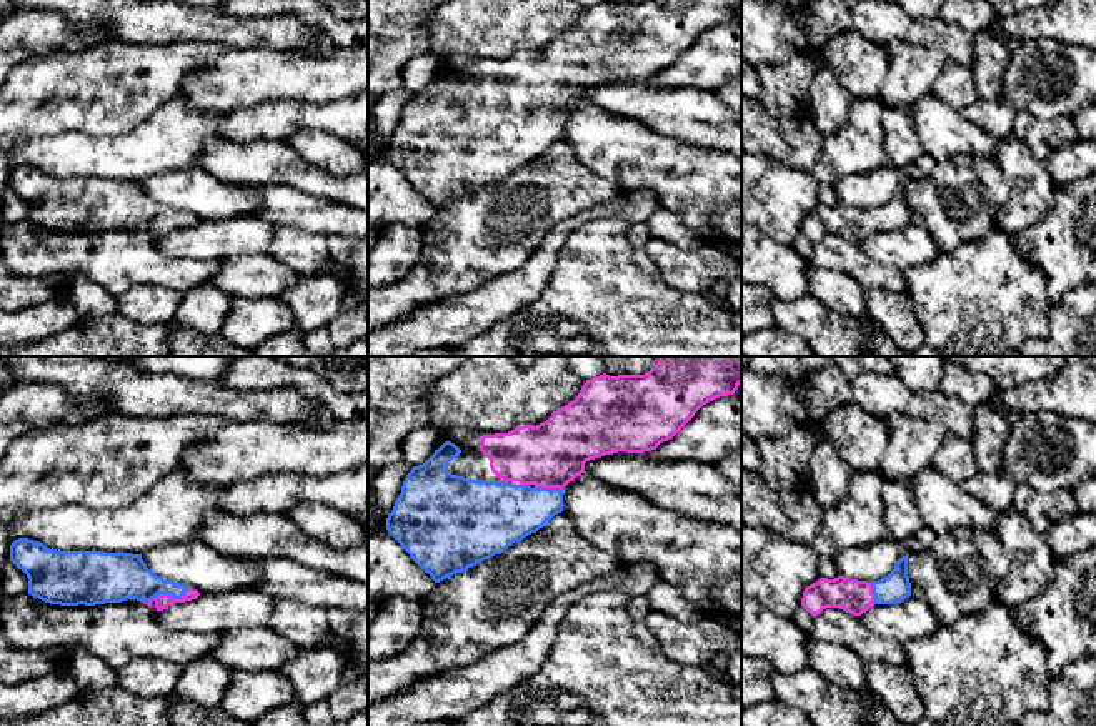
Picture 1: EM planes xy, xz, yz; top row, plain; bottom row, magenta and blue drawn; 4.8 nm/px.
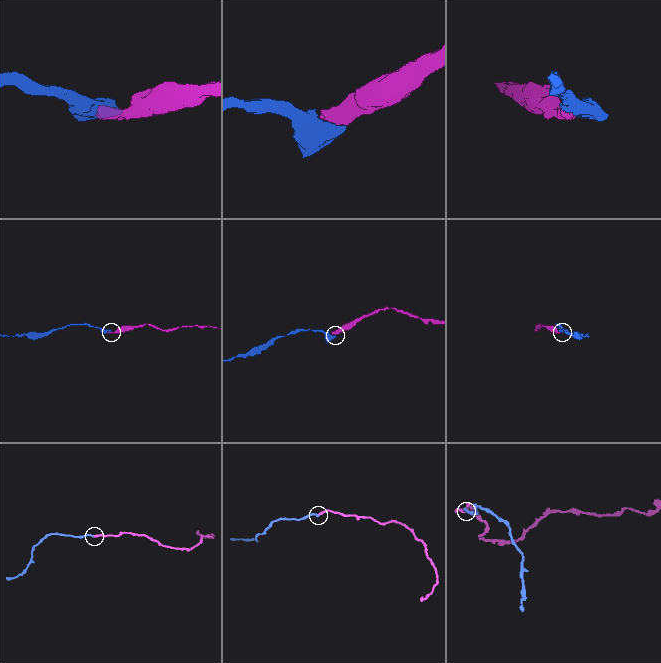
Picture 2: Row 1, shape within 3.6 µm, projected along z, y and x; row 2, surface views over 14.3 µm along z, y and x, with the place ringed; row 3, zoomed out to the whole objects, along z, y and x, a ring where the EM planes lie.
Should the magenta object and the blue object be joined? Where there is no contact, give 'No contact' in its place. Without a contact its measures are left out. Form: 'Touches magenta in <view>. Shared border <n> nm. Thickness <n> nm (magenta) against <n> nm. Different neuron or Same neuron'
Touches magenta in xy. Shared border 240 nm. Thickness 70 nm (magenta) against 240 nm. Same neuron

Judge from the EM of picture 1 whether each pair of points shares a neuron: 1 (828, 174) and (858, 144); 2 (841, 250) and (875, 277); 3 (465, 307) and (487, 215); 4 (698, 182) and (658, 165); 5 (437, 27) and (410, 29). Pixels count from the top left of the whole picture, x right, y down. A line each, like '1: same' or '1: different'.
1: same
2: same
3: different
4: same
5: different

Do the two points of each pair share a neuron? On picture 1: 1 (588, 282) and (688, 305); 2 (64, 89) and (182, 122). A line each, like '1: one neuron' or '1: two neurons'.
1: one neuron
2: two neurons

